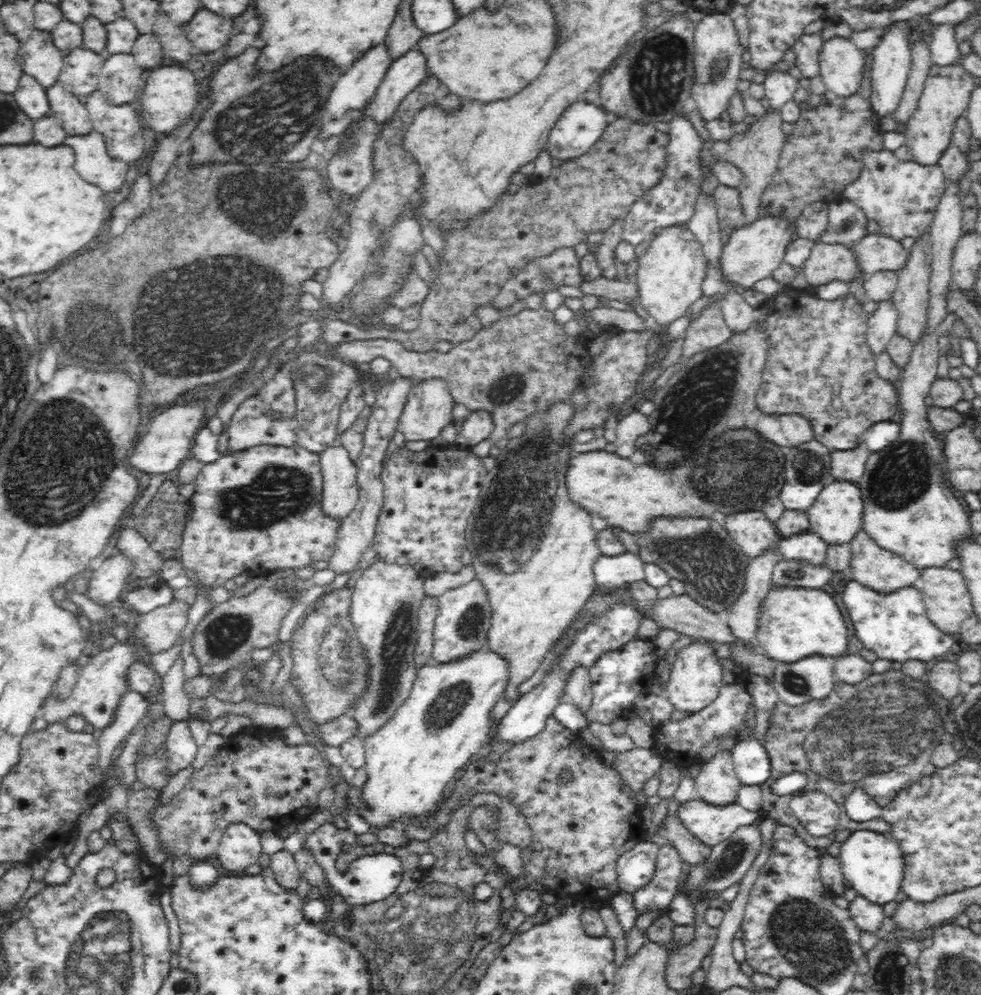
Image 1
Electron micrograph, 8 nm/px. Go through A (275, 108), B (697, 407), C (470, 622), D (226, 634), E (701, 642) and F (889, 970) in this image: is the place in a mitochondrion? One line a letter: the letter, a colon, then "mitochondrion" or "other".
A: mitochondrion
B: mitochondrion
C: mitochondrion
D: mitochondrion
E: other
F: mitochondrion

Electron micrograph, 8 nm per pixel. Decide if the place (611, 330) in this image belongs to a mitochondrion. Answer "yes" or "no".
no

